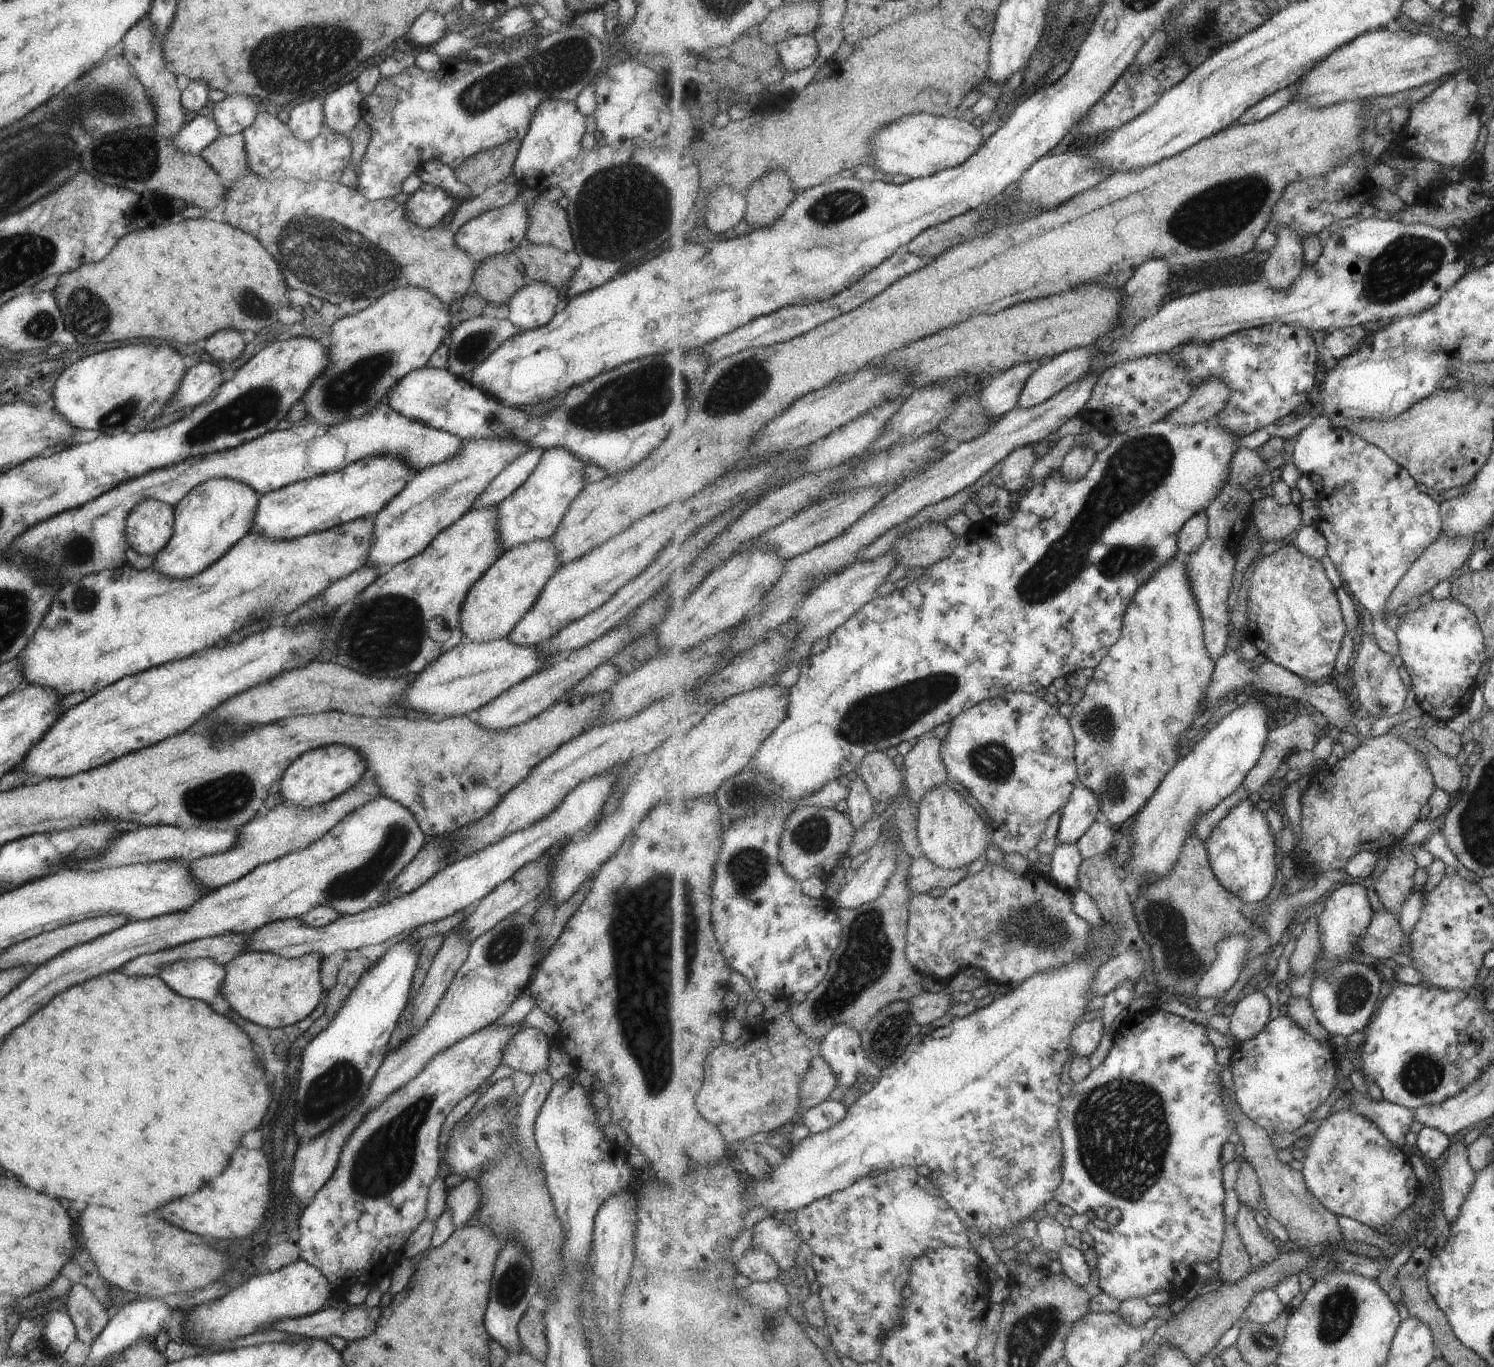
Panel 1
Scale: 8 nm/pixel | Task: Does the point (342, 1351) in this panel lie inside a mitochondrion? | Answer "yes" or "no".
no

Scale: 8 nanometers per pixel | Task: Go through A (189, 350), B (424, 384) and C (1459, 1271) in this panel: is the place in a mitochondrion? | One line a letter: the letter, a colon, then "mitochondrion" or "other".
A: other
B: other
C: other

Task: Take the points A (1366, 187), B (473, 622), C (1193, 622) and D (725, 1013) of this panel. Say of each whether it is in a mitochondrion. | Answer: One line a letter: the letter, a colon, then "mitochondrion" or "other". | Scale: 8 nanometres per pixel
A: other
B: other
C: other
D: other

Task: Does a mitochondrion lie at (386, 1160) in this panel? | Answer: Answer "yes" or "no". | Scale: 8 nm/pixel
yes

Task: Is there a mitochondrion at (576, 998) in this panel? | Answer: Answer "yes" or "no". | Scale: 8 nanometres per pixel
no

